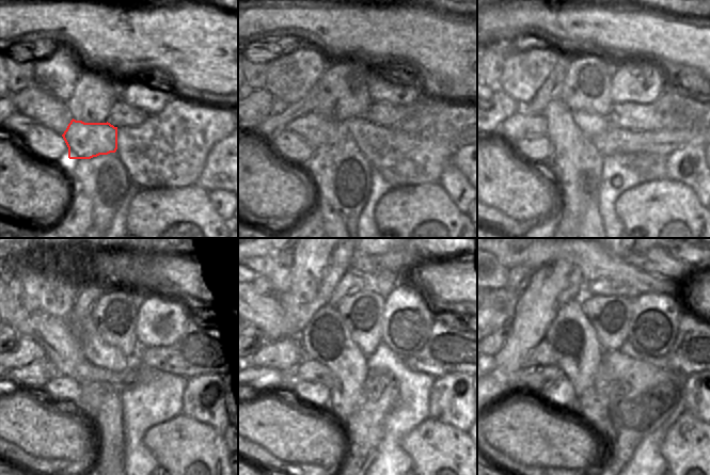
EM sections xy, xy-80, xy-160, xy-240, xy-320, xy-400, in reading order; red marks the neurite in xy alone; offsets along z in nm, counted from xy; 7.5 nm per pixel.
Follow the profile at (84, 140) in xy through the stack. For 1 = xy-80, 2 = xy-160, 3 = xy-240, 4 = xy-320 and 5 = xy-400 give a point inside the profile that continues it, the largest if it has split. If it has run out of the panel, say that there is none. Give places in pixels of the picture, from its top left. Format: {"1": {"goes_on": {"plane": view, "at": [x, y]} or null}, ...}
{"1": {"goes_on": {"plane": "xy-80", "at": [317, 130]}}, "2": {"goes_on": {"plane": "xy-160", "at": [521, 125]}}, "3": {"goes_on": {"plane": "xy-240", "at": [33, 375]}}, "4": {"goes_on": {"plane": "xy-320", "at": [259, 378]}}, "5": {"goes_on": {"plane": "xy-400", "at": [499, 390]}}}

